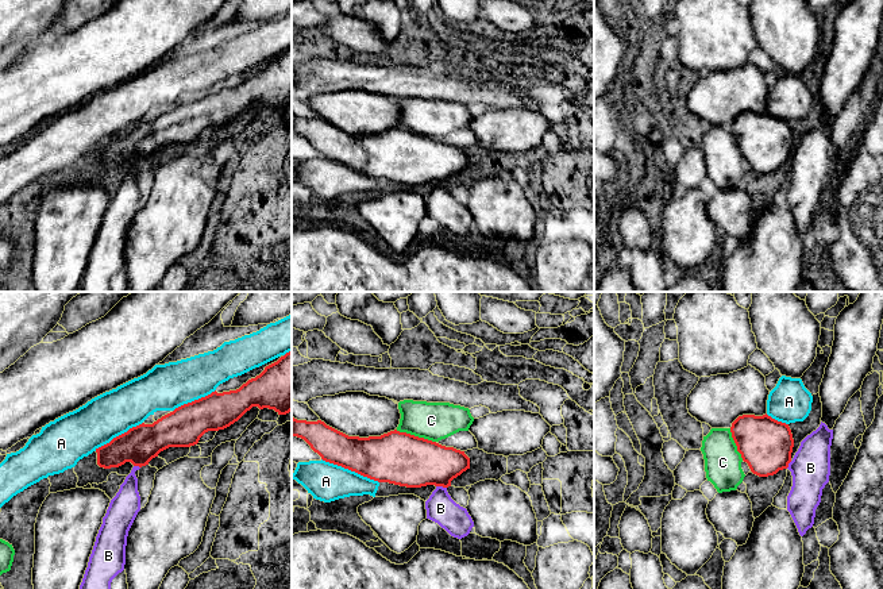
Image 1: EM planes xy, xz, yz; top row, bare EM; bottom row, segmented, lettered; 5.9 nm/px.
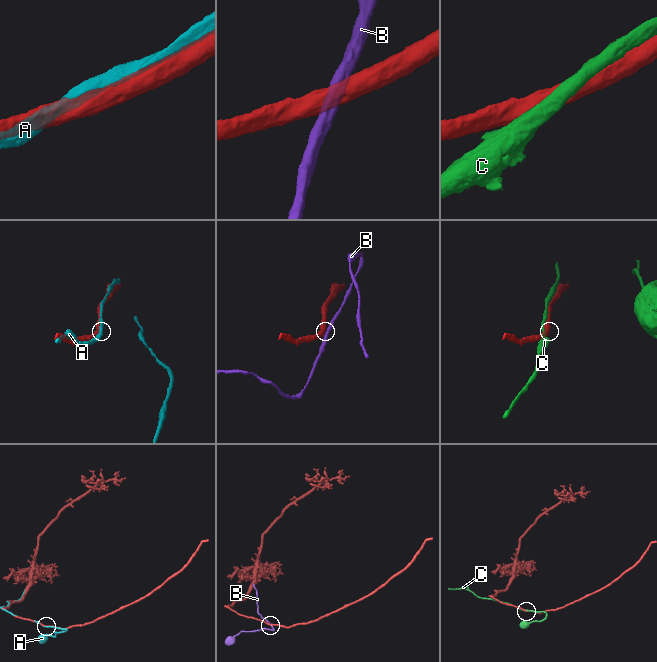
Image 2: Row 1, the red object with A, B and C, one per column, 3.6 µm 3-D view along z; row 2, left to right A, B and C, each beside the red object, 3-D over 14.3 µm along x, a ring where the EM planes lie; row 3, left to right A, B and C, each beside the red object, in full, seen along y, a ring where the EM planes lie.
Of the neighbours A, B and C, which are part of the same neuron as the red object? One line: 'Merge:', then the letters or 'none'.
Merge: A

